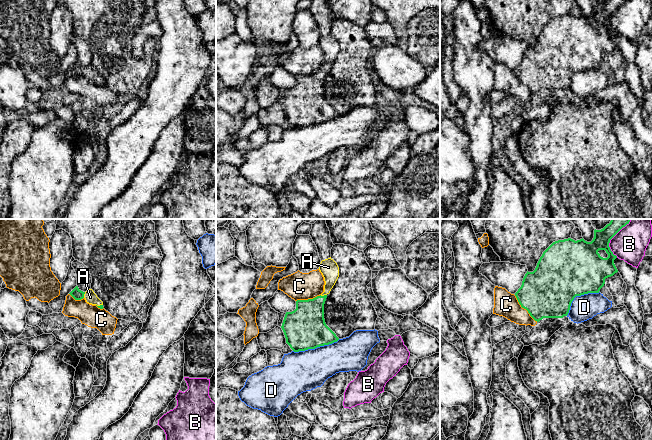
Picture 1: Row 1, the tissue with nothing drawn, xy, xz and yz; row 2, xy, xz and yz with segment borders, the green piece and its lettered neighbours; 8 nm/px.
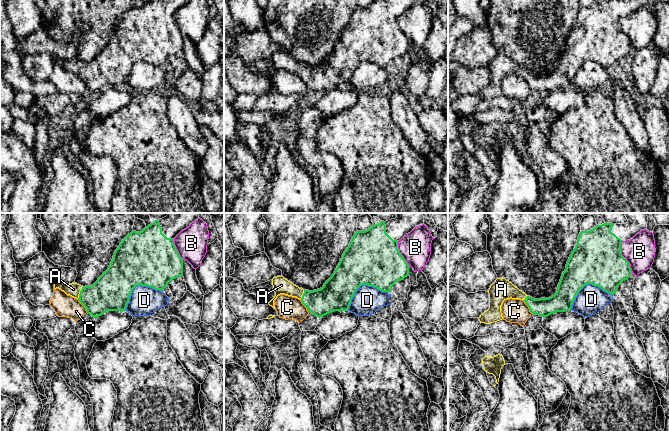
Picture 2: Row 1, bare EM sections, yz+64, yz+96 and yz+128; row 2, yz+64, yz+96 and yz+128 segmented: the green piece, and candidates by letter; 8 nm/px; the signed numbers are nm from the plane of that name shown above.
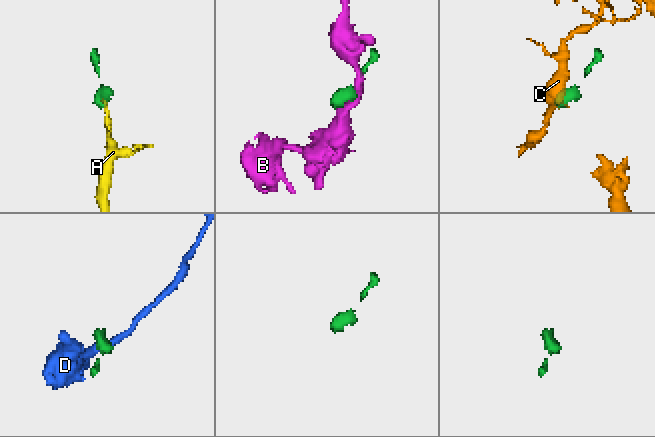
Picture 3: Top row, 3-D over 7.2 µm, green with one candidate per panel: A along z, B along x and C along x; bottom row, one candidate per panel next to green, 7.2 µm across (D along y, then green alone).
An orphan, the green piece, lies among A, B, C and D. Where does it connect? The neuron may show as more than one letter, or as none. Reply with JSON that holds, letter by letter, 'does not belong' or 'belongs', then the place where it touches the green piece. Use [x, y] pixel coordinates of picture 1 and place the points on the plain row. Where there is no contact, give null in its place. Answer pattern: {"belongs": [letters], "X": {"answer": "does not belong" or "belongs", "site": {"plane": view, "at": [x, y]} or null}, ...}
{"belongs": ["A"], "A": {"answer": "belongs", "site": {"plane": "xz", "at": [324, 71]}}, "B": {"answer": "does not belong", "site": {"plane": "yz", "at": [610, 15]}}, "C": {"answer": "does not belong", "site": {"plane": "yz", "at": [524, 84]}}, "D": {"answer": "does not belong", "site": {"plane": "xz", "at": [316, 123]}}}

